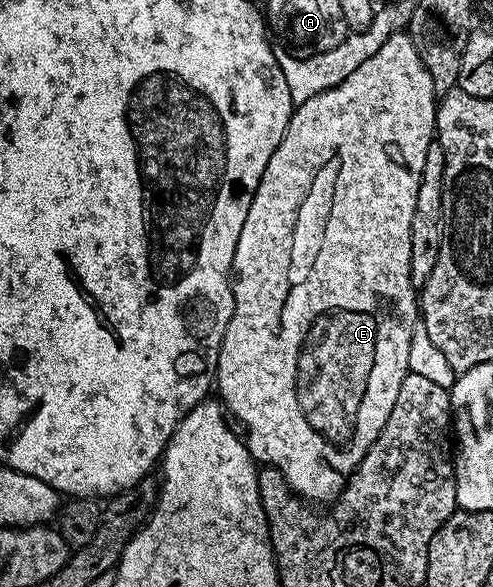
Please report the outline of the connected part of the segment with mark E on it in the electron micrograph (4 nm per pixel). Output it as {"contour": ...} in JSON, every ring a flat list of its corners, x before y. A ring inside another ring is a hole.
{"contour":[[411,33,392,34,390,40,386,40,386,44,382,44,382,48,378,48,366,64,350,72,342,84,326,92,318,92,318,96,310,96,310,100,299,103,293,109,284,137,278,148,274,148,274,156,270,156,270,164,266,164,266,172,262,172,246,224,242,224,242,236,238,236,238,248,232,261,232,315,218,352,214,386,217,391,220,389,218,398,227,413,244,425,243,433,252,457,257,463,278,468,292,491,312,504,328,504,339,498,341,490,348,485,348,475,366,456,374,440,378,440,386,420,390,420,394,400,398,400,398,388,402,388,402,380,410,372,410,336,418,325,418,290,410,280,410,228,426,164,426,152,436,132,437,105,438,96,434,92,430,72,422,64],[316,168,326,168,326,180,334,180,334,174,348,174,348,208,320,208,320,200,296,202,300,200,300,194,308,190]]}

